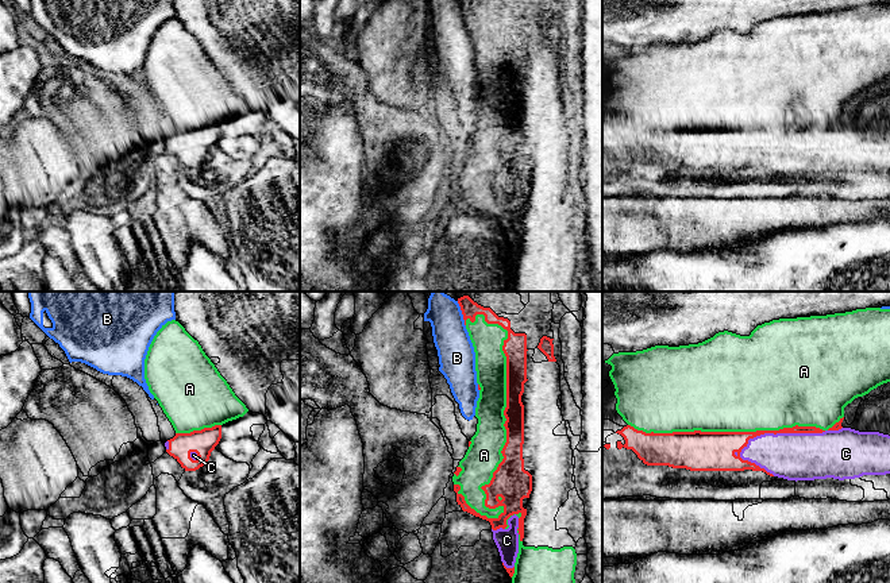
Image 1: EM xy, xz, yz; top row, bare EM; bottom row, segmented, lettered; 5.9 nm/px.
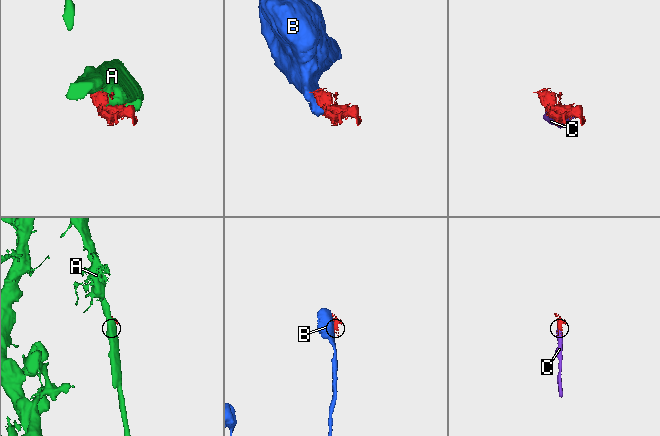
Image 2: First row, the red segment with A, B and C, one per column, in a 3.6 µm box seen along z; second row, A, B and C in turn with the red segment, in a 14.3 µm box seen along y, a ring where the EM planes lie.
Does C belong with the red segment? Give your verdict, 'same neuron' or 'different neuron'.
same neuron

